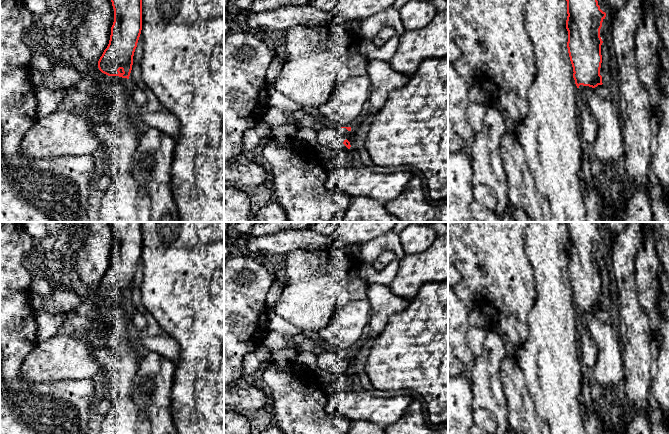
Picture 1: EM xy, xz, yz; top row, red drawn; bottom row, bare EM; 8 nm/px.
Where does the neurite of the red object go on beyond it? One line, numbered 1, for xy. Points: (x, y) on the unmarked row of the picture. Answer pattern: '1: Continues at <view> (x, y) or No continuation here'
1: No continuation here

